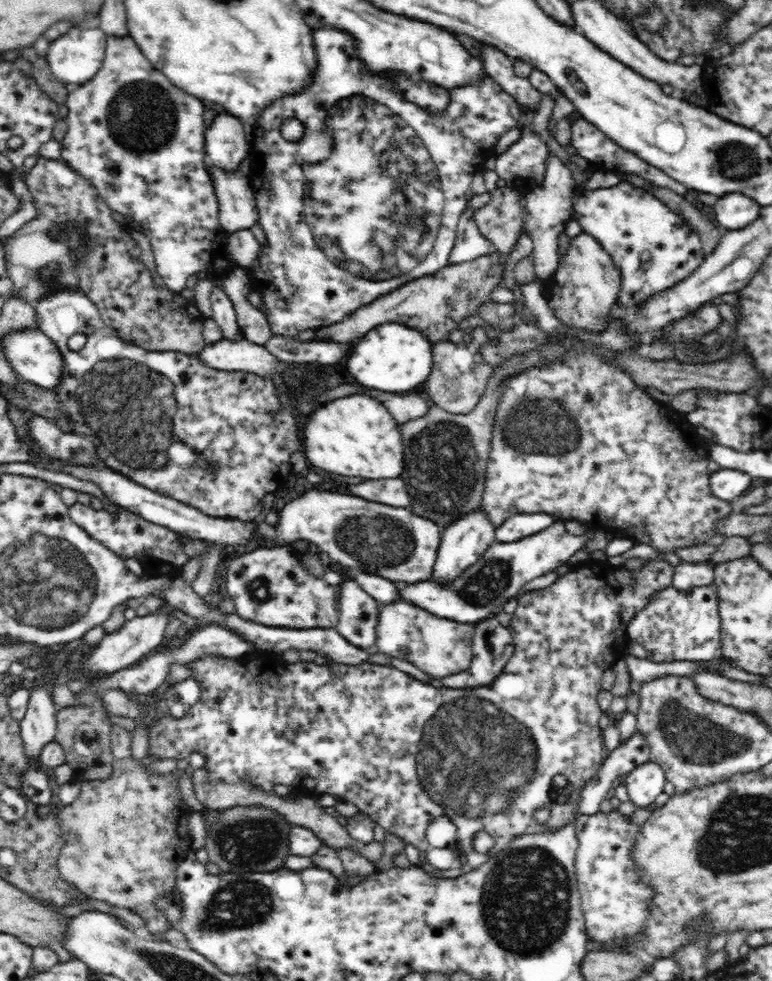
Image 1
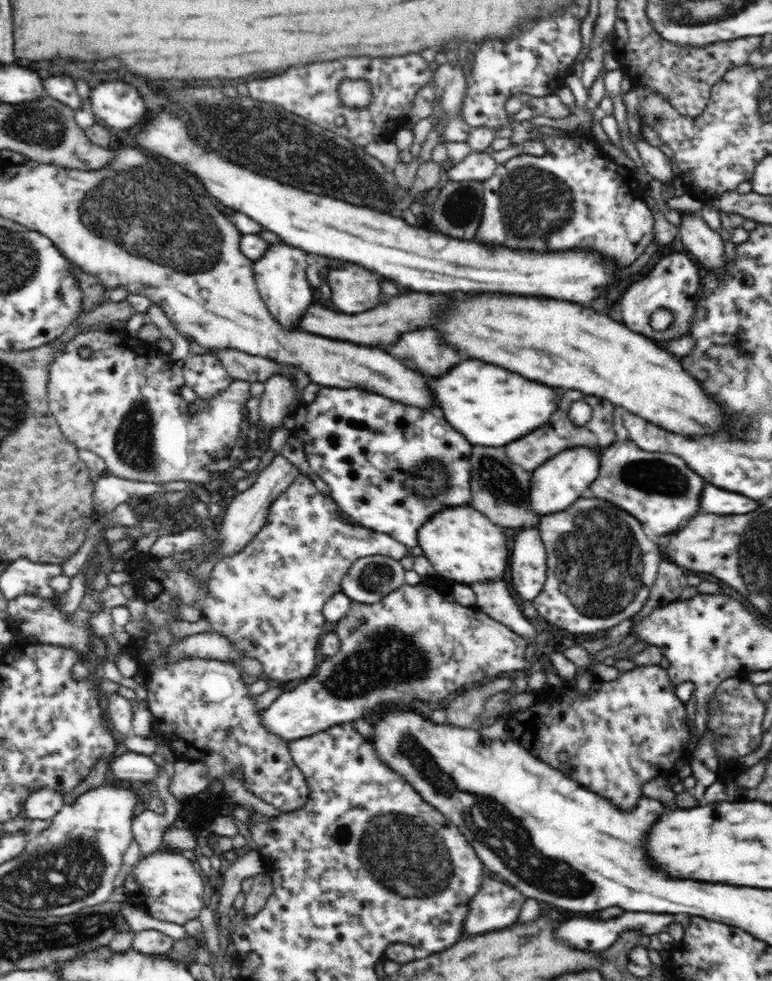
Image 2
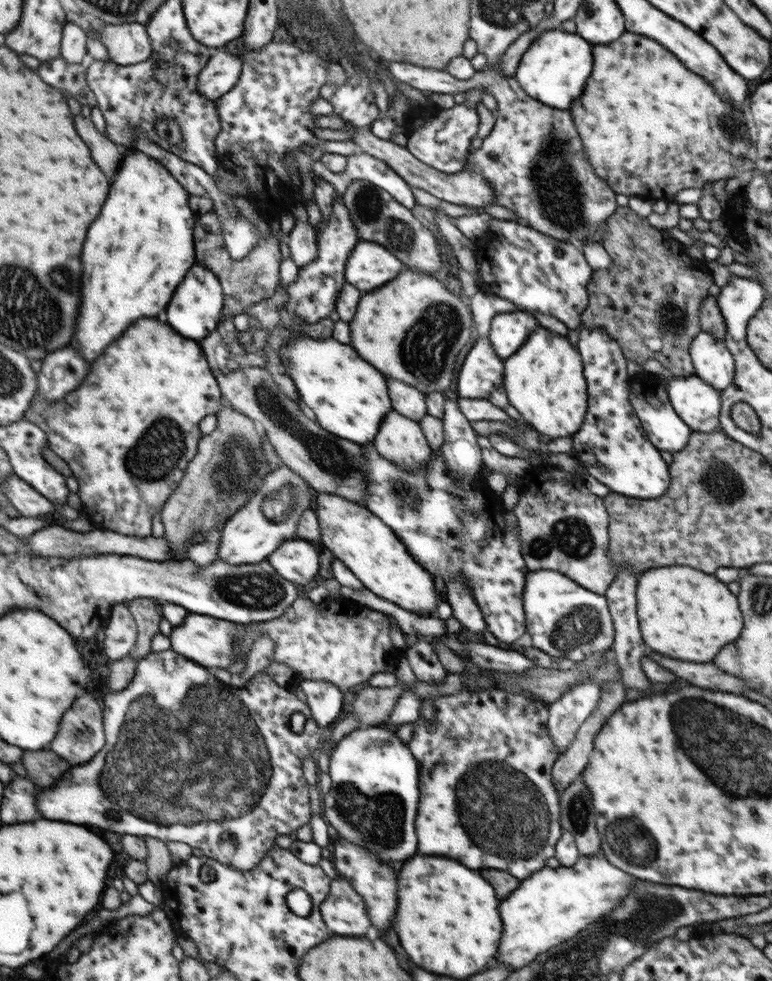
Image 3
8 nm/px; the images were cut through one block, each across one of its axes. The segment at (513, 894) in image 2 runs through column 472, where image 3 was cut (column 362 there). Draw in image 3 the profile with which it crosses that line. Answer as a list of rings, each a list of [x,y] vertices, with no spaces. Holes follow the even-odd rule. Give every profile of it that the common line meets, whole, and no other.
[[[332,879],[326,898],[319,906],[323,921],[334,935],[362,936],[372,930],[363,896],[345,879]]]

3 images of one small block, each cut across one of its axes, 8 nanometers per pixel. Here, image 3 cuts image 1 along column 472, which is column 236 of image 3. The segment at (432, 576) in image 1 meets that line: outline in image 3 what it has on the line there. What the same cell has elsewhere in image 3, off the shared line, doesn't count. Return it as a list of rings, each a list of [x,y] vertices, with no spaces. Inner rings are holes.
[[[282,464],[270,471],[253,498],[224,522],[218,559],[228,561],[231,565],[266,560],[284,541],[297,538],[299,518],[305,510],[313,509],[316,504],[317,491],[303,476]]]

